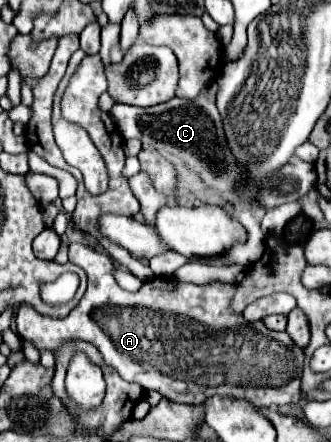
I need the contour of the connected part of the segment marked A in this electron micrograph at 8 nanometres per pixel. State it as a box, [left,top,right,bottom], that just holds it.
[17,243,307,407]

